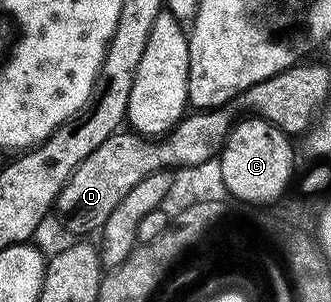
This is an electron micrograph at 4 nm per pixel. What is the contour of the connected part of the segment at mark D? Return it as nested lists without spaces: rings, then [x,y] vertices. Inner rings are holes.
[[[223,107],[187,112],[169,133],[155,141],[133,131],[113,133],[108,139],[104,139],[104,143],[100,143],[100,147],[96,147],[96,151],[92,151],[92,155],[88,155],[88,159],[84,159],[80,163],[80,167],[76,167],[76,171],[72,171],[68,183],[64,183],[64,187],[58,196],[56,202],[57,216],[65,222],[67,228],[74,235],[90,235],[86,233],[92,232],[93,229],[94,232],[101,230],[105,220],[112,214],[112,211],[115,211],[116,205],[124,199],[132,187],[136,186],[136,183],[144,179],[149,173],[154,173],[157,169],[196,165],[217,158],[226,145],[230,128],[234,126],[236,120],[236,114],[232,110],[233,108]]]

